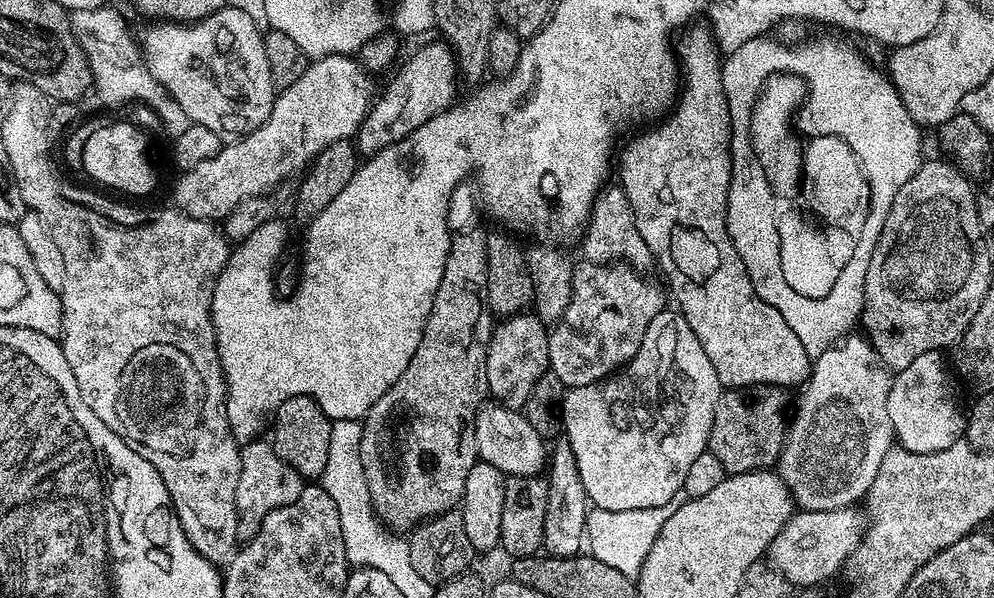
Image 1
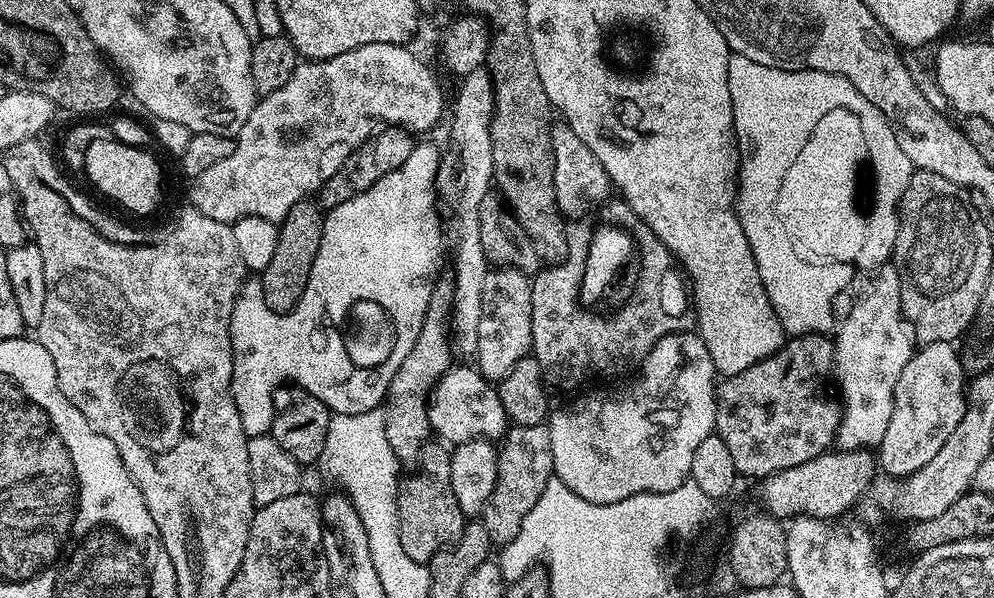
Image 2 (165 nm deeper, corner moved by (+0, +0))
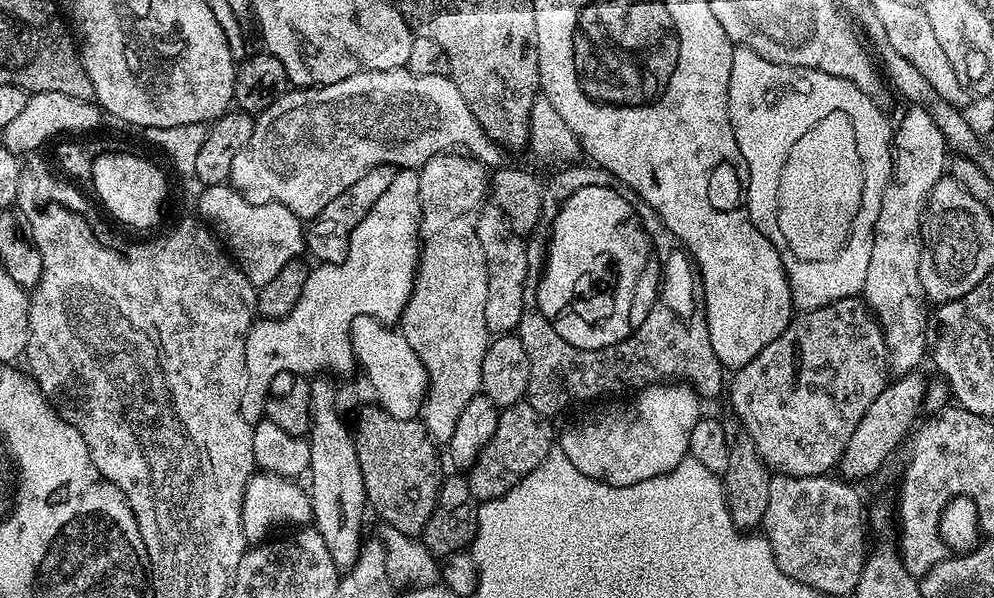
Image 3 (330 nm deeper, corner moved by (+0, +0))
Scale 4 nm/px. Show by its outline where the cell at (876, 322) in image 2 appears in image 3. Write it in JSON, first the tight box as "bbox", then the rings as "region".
{"bbox":[862,106,950,377],"region":[[[912,106],[908,110],[900,120],[900,128],[898,124],[892,134],[892,177],[888,179],[888,185],[882,194],[878,218],[874,222],[870,266],[866,269],[866,282],[862,293],[864,303],[874,313],[876,321],[884,331],[888,347],[888,367],[897,377],[917,371],[921,367],[920,359],[925,359],[928,350],[926,330],[930,308],[926,303],[922,282],[918,278],[920,251],[924,248],[924,211],[928,205],[930,190],[934,190],[938,181],[945,179],[946,169],[950,164],[949,146],[942,136],[942,131],[935,125],[934,118],[924,107]]]}

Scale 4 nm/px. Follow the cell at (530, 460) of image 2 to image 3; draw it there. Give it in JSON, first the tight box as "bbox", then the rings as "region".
{"bbox":[466,402,554,502],"region":[[[526,402],[511,404],[503,409],[498,418],[498,430],[494,430],[494,438],[486,442],[486,446],[478,454],[466,475],[470,494],[478,502],[502,498],[515,484],[520,484],[526,474],[538,470],[544,459],[554,450],[553,421],[547,416],[538,414],[534,406]]]}

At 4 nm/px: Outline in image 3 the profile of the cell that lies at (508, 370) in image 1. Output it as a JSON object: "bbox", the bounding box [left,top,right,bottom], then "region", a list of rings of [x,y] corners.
{"bbox":[478,203,528,334],"region":[[[485,203],[478,214],[478,243],[482,245],[482,254],[488,267],[488,289],[486,290],[486,326],[492,334],[512,334],[519,329],[524,311],[524,283],[528,277],[528,246],[525,237],[512,229],[504,212],[494,203]]]}

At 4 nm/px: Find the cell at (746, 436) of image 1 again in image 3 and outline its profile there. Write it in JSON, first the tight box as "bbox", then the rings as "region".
{"bbox":[730,296,890,476],"region":[[[851,296],[842,298],[838,302],[830,302],[826,306],[818,306],[809,312],[797,311],[786,326],[786,330],[782,330],[782,334],[778,334],[778,338],[774,338],[774,342],[770,342],[770,346],[766,346],[766,350],[762,350],[762,354],[758,354],[750,362],[746,362],[746,366],[735,369],[733,376],[736,377],[733,380],[731,377],[730,380],[731,411],[742,422],[742,426],[746,426],[750,438],[754,438],[754,446],[758,446],[758,454],[764,459],[764,463],[768,465],[769,469],[781,476],[826,476],[839,465],[840,459],[844,457],[844,451],[850,438],[854,435],[854,430],[858,427],[858,422],[862,422],[862,414],[866,414],[866,410],[870,410],[870,402],[874,402],[874,398],[878,398],[878,394],[882,394],[884,387],[890,383],[888,347],[884,331],[881,330],[880,323],[876,321],[876,317],[868,305],[860,296]]]}

